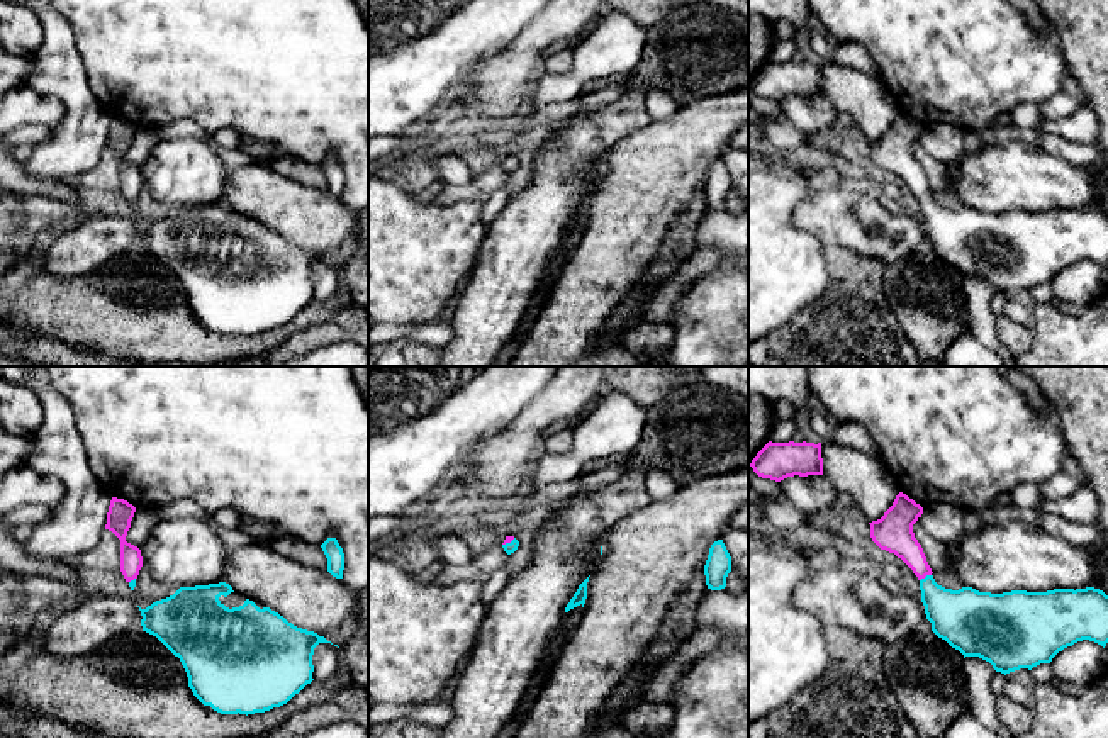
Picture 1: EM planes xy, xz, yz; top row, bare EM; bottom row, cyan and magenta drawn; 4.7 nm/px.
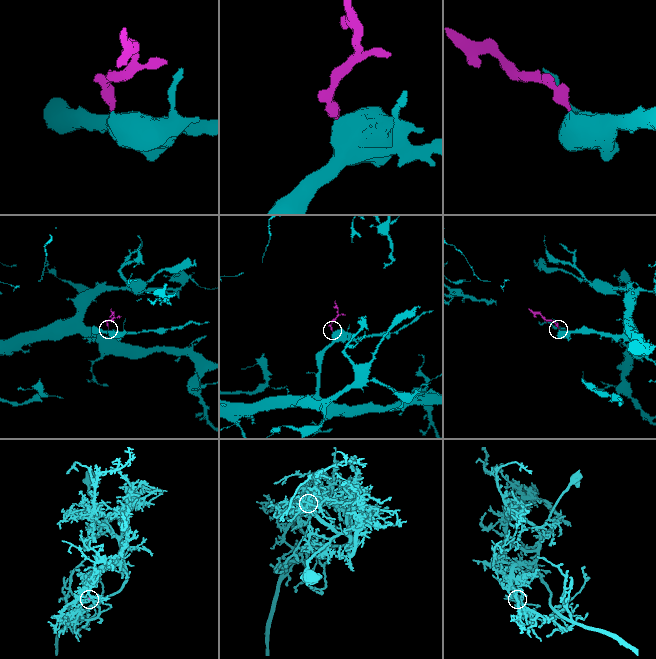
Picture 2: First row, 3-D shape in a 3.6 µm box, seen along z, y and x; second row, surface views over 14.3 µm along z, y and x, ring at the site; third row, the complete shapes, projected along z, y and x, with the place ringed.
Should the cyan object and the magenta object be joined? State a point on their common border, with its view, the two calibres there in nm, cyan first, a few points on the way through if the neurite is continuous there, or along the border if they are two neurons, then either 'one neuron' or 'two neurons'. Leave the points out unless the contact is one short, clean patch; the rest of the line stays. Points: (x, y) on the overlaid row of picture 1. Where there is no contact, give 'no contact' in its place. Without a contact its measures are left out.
meets cyan in yz at (927, 575); 260 nm thick on the cyan side, 170 nm on the other; runs through yz (961, 616), (927, 584), (927, 575), (895, 535); one neuron

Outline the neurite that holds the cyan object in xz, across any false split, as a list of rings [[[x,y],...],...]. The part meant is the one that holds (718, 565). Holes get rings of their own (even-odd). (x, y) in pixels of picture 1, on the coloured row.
[[[718,540],[711,545],[709,555],[704,565],[706,585],[711,590],[721,590],[726,587],[726,577],[731,572],[731,556],[723,543]]]

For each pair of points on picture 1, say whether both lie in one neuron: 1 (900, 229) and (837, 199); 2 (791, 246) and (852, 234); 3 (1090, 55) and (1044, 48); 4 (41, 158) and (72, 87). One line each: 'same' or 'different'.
1: same
2: different
3: different
4: same

